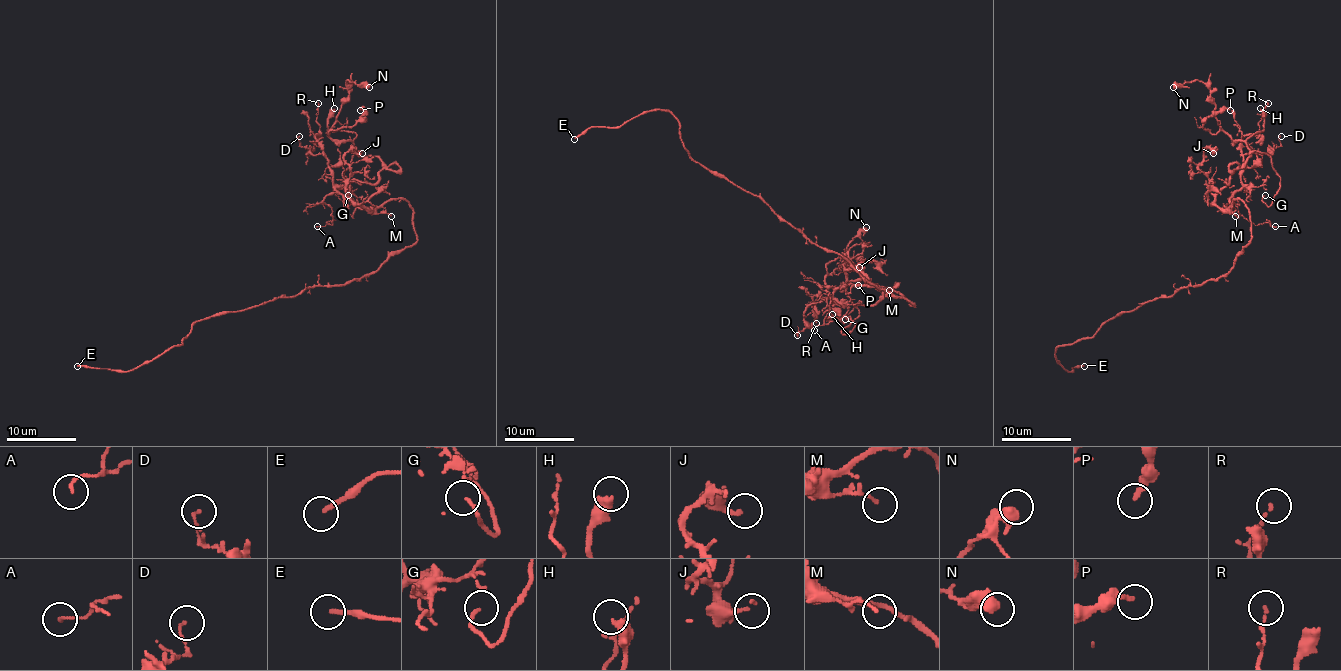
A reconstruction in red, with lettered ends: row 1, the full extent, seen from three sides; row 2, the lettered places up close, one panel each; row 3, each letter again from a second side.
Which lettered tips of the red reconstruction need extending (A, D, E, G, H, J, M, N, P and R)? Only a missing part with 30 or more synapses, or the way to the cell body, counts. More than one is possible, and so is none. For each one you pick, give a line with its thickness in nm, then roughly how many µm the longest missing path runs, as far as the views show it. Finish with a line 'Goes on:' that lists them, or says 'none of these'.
E: 200 nm thick; about 15 µm are missing
Goes on: E

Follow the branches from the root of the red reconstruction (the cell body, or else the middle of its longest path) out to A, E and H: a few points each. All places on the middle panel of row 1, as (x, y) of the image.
A: (878, 288), (913, 306), (889, 288), (821, 286), (830, 293), (830, 312), (814, 330)
E: (878, 288), (757, 196), (696, 163), (668, 111), (590, 126), (574, 139)
H: (878, 288), (913, 306), (847, 269), (849, 281), (870, 281), (882, 295), (832, 314)

